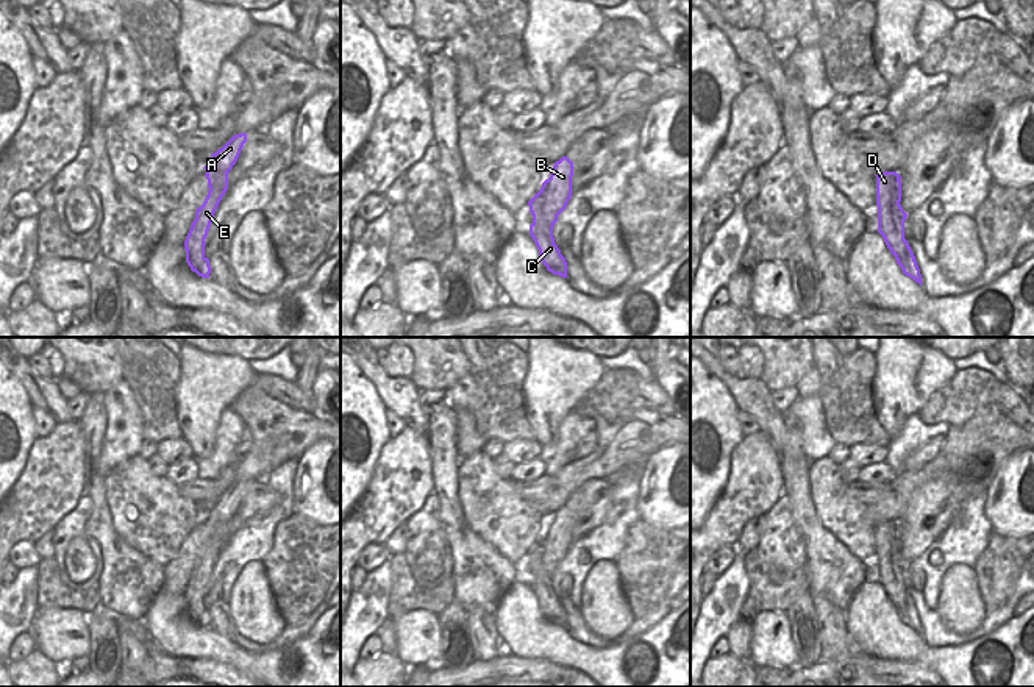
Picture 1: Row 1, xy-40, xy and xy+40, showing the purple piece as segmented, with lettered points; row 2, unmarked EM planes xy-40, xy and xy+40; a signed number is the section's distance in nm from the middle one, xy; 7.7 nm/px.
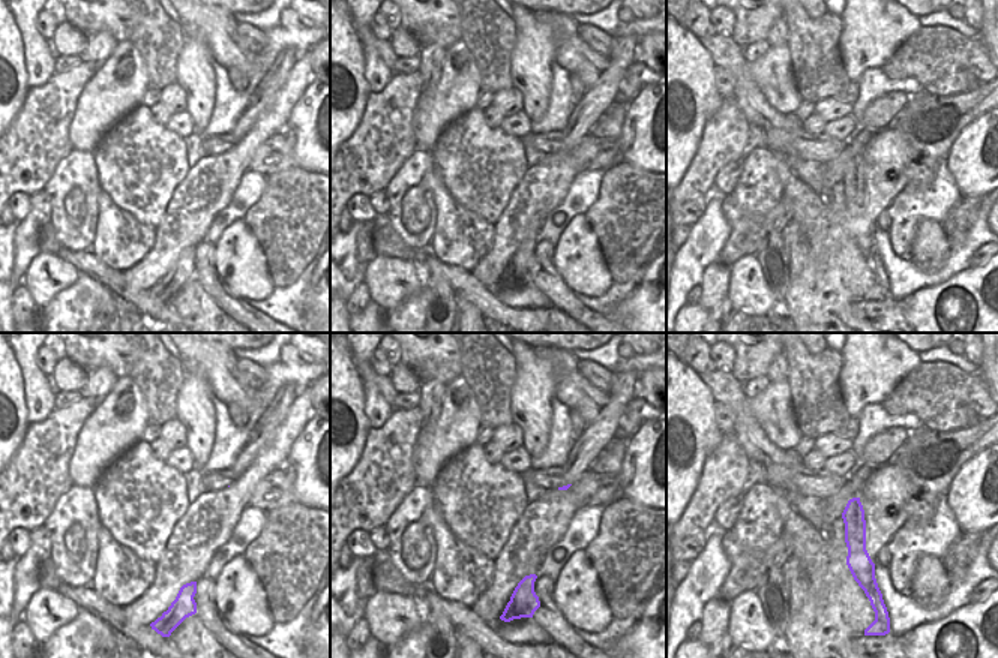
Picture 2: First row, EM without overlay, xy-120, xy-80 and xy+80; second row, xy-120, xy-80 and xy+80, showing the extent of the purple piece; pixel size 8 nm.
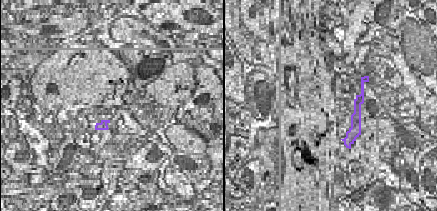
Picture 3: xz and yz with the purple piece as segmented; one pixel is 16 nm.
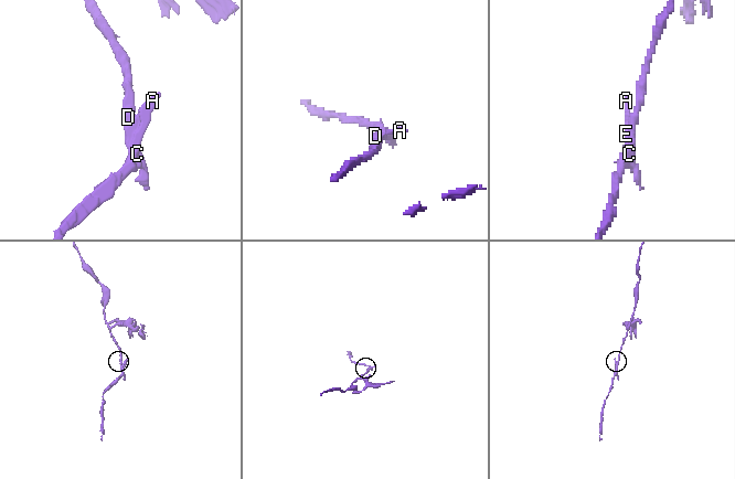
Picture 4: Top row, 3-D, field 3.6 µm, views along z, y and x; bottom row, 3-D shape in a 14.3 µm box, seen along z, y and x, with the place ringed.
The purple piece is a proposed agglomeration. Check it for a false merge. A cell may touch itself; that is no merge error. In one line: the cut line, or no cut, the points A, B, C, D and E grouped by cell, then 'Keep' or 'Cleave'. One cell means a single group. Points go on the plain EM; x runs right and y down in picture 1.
Split along xy (547, 530), (539, 544), (539, 555), (544, 569), (552, 576). Groups: A B C E / D. Cleave

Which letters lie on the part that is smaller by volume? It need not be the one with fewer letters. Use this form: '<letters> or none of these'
A, B, C, E

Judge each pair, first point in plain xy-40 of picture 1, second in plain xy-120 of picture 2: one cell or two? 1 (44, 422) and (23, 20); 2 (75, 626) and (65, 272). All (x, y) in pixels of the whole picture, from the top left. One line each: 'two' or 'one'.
1: one
2: one

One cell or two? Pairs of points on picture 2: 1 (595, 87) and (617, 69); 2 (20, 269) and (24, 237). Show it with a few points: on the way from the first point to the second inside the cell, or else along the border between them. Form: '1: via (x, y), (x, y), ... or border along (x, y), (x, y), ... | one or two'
1: border along (632, 74), (620, 81), (599, 81) | two
2: via (21, 261), (24, 245) | one

